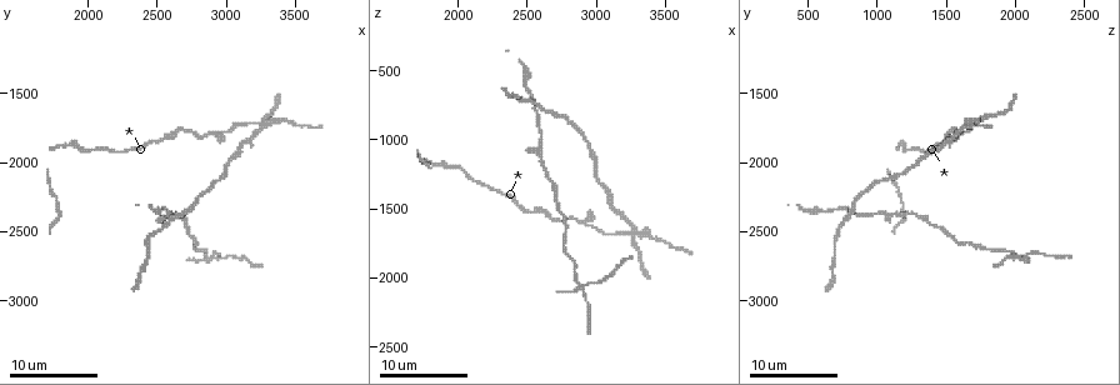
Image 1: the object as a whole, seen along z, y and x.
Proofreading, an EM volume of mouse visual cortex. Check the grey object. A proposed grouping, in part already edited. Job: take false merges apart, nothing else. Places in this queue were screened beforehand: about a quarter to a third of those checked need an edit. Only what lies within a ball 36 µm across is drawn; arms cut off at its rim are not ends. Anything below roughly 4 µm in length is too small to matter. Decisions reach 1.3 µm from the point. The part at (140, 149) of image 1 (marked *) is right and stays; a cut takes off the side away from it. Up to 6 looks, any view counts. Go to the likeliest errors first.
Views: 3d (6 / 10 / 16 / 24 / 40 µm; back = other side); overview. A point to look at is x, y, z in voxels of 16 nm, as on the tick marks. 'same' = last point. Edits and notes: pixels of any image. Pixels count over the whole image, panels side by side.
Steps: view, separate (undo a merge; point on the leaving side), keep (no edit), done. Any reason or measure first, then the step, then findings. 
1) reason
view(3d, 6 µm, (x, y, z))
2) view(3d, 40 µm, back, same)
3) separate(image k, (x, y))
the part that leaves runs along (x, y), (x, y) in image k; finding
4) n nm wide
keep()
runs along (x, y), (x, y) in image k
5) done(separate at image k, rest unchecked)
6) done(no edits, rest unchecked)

four arms meet
view(3d, 16 µm, (2900, 2700, 2080))

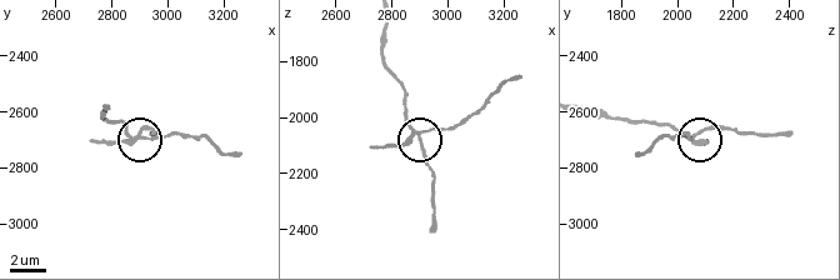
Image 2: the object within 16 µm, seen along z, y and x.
side arm 6 µm
separate(image 2, (165, 136))
the part that leaves runs along (139, 138), (183, 133), (239, 150) in image 2; two neurons meet here

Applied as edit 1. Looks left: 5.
looks like a crossing
view(3d, 10 µm, (3280, 1720, 1660))

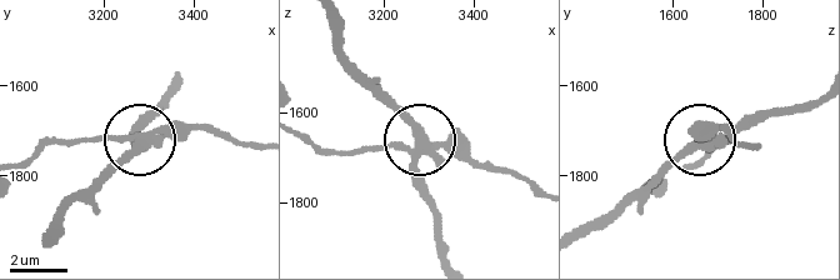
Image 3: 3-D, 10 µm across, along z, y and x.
320 nm wide
separate(image 3, (143, 121))
two neurons meet here

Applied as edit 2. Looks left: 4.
redraw
view(overview)

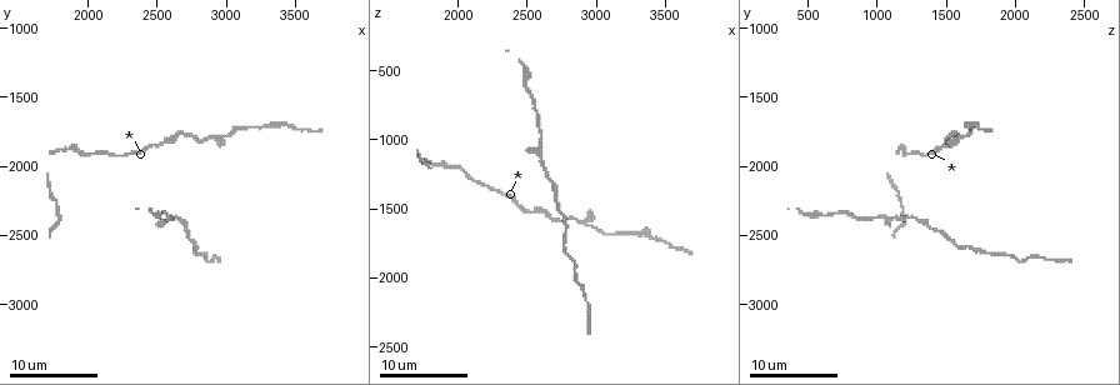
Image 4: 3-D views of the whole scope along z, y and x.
side arm on a straight run
view(3d, 10 µm, (2600, 2380, 1080))

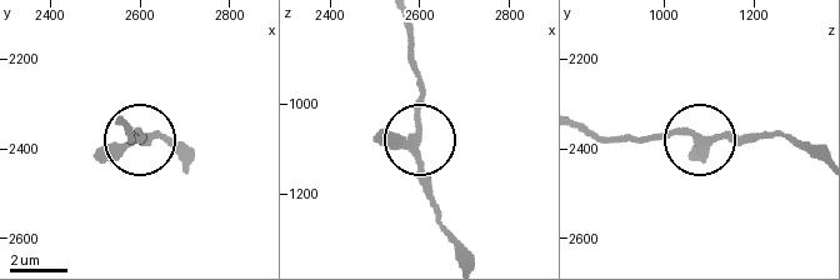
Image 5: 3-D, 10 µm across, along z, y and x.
210 nm wide
keep()
continuous, no second neuron

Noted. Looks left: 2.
done(separate at image 2, separate at image 3, rest unchecked)

